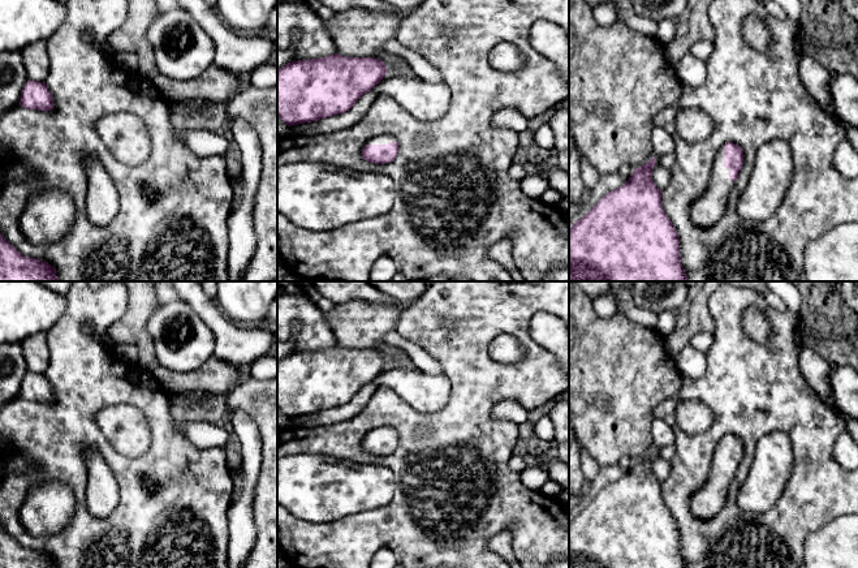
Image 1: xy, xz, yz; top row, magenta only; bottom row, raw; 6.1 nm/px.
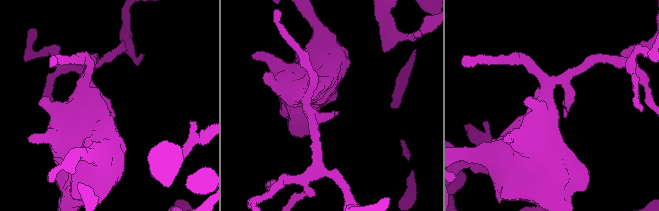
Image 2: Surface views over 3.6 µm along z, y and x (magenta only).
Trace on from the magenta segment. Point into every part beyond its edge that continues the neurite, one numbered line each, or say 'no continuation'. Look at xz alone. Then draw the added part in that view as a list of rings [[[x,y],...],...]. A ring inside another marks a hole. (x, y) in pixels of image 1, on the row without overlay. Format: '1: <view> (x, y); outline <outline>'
1: xz (382, 431); outline [[[379,427],[367,434],[367,436],[388,436],[391,434],[397,434],[394,427]]]

